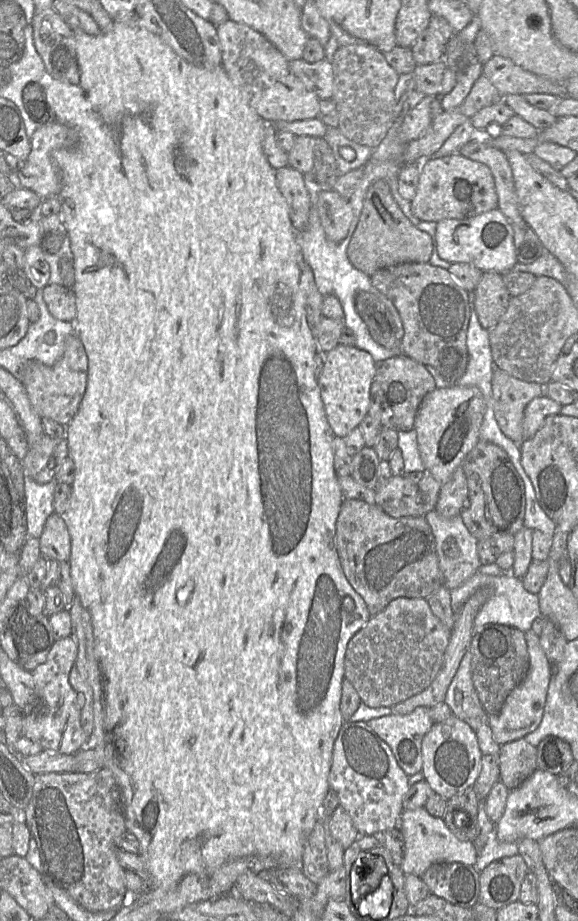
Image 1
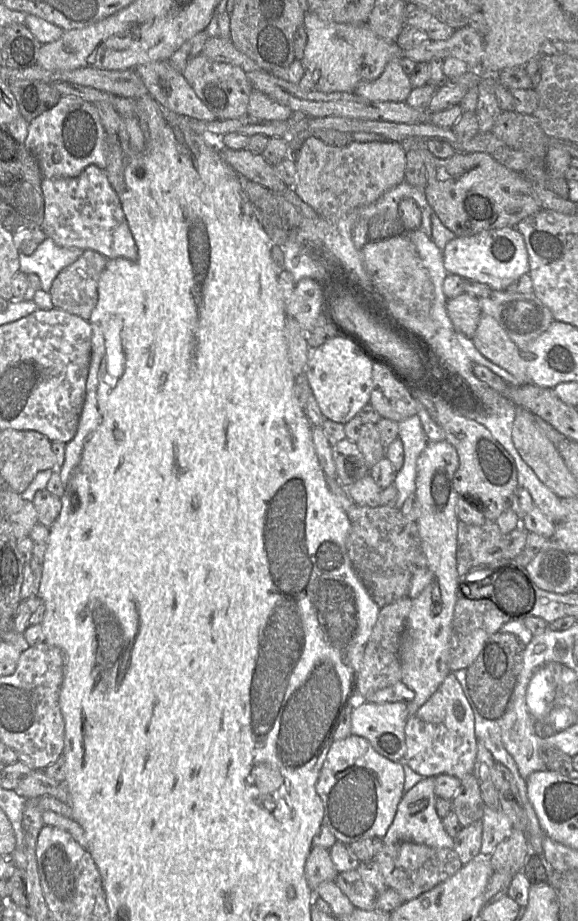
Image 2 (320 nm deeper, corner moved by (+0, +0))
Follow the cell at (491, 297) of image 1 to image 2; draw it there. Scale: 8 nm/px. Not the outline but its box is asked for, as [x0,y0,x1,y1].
[446,292,482,339]

